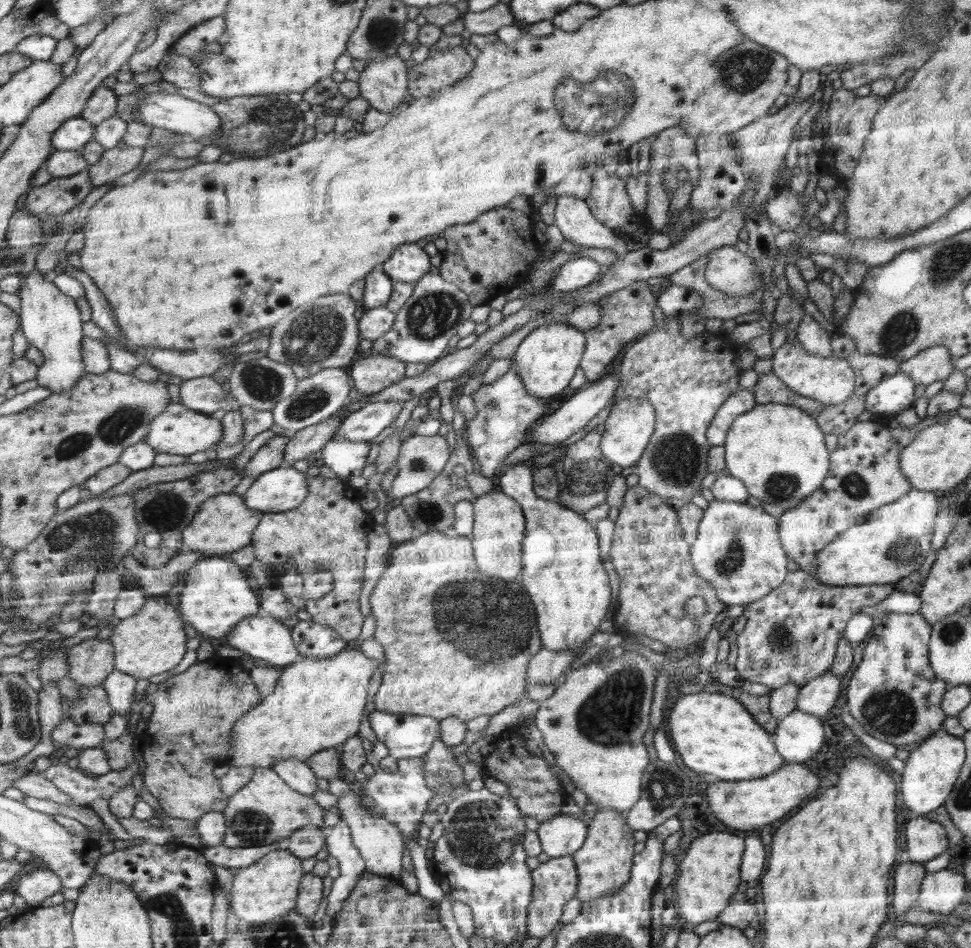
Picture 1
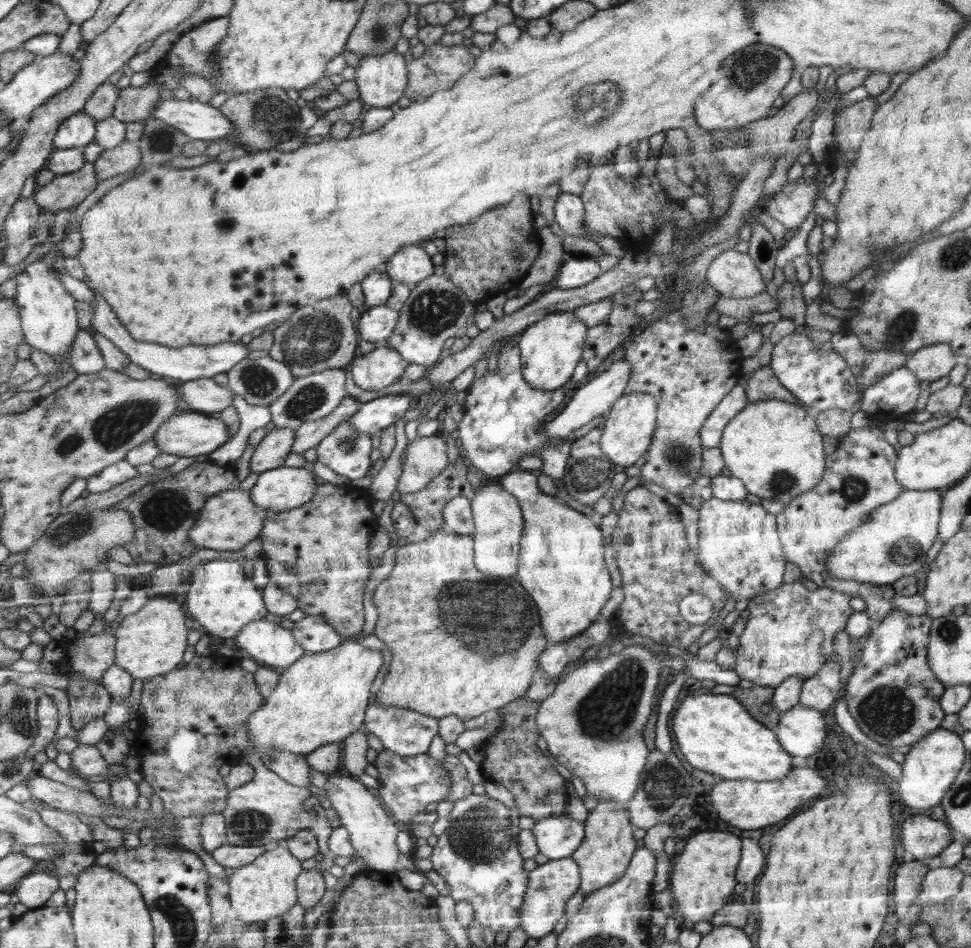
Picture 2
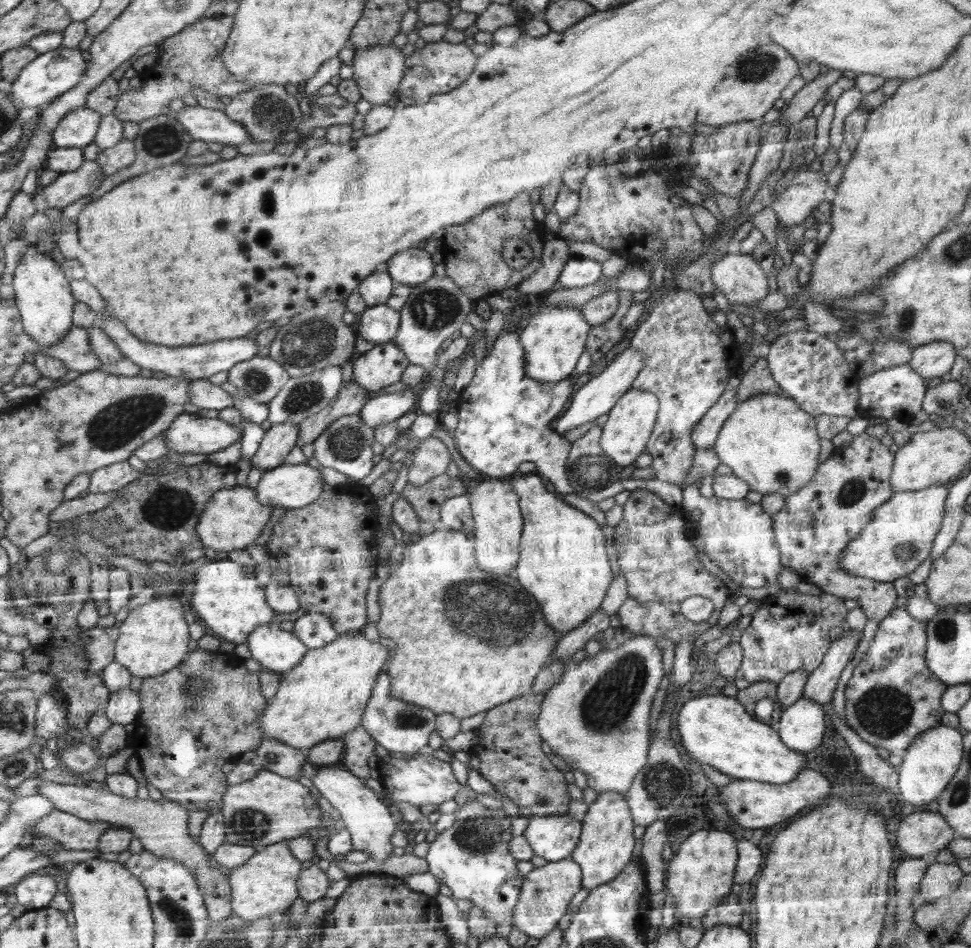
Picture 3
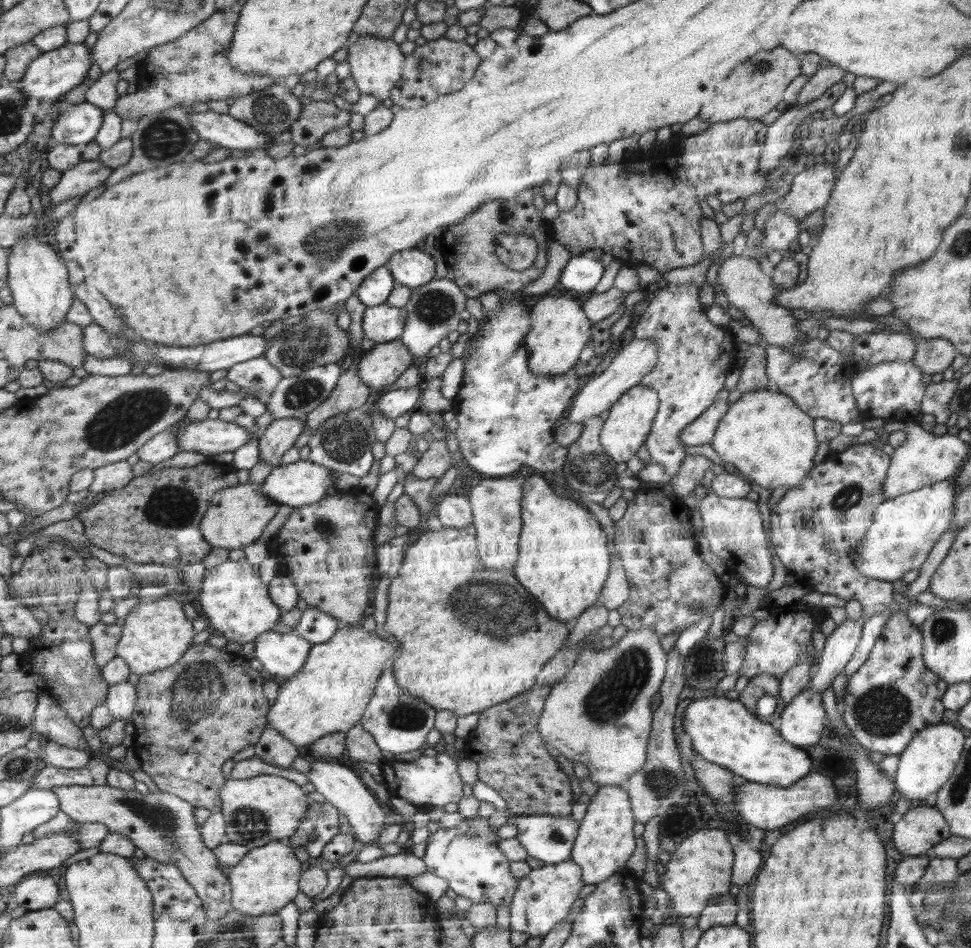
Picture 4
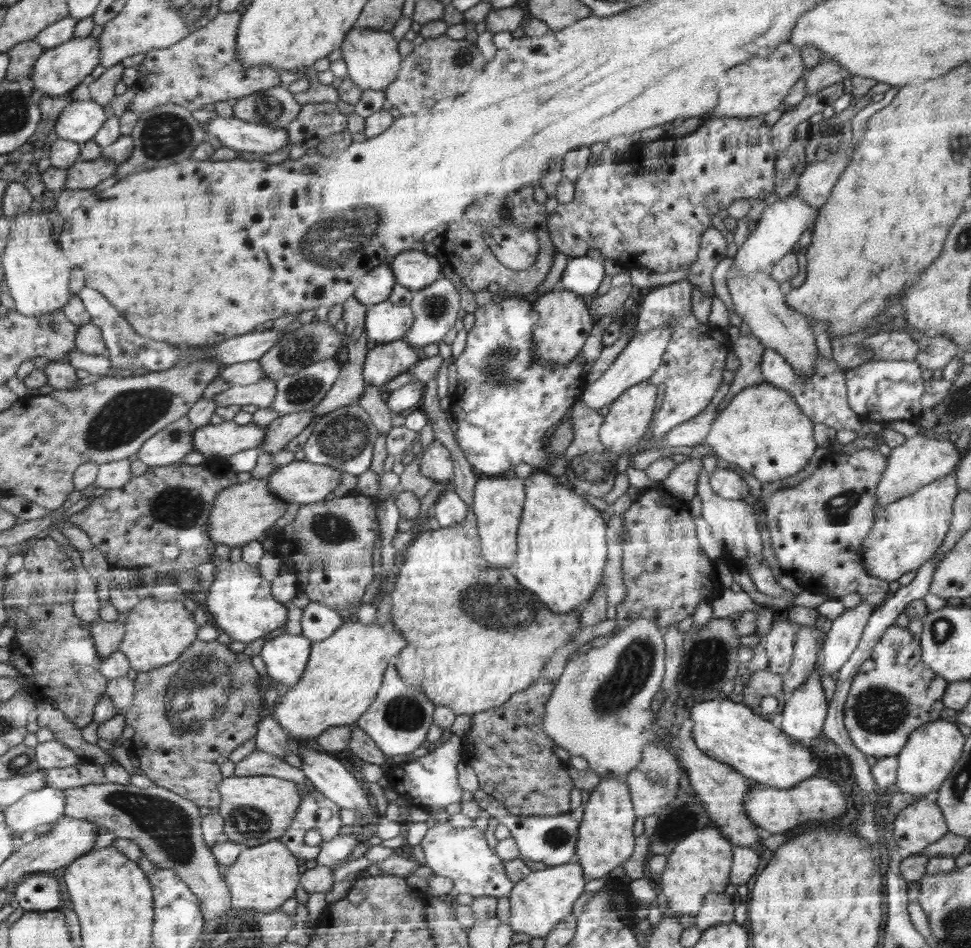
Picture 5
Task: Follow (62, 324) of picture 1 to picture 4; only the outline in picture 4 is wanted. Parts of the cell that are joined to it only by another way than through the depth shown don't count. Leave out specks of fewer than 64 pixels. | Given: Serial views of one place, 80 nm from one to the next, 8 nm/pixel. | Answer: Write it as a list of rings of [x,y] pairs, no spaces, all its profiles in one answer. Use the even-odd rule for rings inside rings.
[[[37,235],[30,239],[21,239],[11,246],[8,255],[8,289],[13,295],[12,305],[17,311],[26,318],[26,322],[34,327],[38,332],[50,332],[62,326],[62,322],[66,322],[65,316],[69,313],[70,306],[73,305],[74,296],[68,284],[68,270],[66,264],[62,262],[62,258],[50,248],[43,236]]]

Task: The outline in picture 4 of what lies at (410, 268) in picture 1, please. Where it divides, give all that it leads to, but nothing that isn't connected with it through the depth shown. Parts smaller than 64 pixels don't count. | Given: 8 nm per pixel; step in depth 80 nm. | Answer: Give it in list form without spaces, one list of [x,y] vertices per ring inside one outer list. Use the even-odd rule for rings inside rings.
[[[420,248],[403,250],[394,254],[387,267],[392,272],[398,285],[410,288],[420,288],[426,282],[432,281],[432,270],[436,272],[436,266],[430,258],[430,252],[424,254]]]

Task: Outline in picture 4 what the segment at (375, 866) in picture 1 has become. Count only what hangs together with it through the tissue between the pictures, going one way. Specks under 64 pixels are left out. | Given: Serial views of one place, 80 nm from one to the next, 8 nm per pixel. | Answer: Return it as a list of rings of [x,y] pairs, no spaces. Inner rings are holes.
[[[314,760],[312,769],[307,773],[310,787],[320,792],[326,802],[332,804],[339,814],[346,816],[352,827],[352,836],[356,840],[357,848],[364,848],[366,845],[378,845],[380,833],[392,824],[402,824],[405,819],[396,810],[394,814],[384,814],[382,806],[374,798],[374,794],[360,782],[360,778],[352,772],[351,768],[336,764],[331,760]]]

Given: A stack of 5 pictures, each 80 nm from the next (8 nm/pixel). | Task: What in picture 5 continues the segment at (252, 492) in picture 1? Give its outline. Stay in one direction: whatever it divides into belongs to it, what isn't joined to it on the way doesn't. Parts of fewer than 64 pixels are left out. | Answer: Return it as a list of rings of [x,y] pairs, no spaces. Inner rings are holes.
[[[306,459],[279,466],[269,476],[269,489],[286,502],[309,505],[334,492],[342,480],[342,471]]]

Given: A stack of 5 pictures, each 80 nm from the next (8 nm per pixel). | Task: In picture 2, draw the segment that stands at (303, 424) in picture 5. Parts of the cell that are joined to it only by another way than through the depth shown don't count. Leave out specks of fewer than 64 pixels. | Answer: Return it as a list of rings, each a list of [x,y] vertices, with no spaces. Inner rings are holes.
[[[276,427],[255,447],[250,461],[251,472],[258,474],[277,469],[284,464],[291,453],[295,430],[290,427]]]

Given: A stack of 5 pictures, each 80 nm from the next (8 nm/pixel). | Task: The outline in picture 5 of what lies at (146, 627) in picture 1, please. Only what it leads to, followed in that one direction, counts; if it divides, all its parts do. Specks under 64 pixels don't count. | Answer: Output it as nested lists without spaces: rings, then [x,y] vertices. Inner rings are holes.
[[[143,598],[131,608],[125,622],[125,638],[120,650],[126,655],[131,668],[139,672],[148,672],[177,660],[190,644],[196,640],[196,619],[184,608],[182,600],[160,602],[152,598]]]

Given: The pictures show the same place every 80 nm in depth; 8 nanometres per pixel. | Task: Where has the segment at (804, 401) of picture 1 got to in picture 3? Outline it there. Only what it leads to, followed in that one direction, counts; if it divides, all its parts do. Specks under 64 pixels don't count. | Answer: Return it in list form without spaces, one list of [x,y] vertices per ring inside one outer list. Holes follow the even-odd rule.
[[[766,357],[758,358],[748,371],[741,375],[741,382],[735,388],[735,391],[738,403],[745,402],[762,394],[786,397],[786,392],[781,390],[779,383],[773,378]]]

